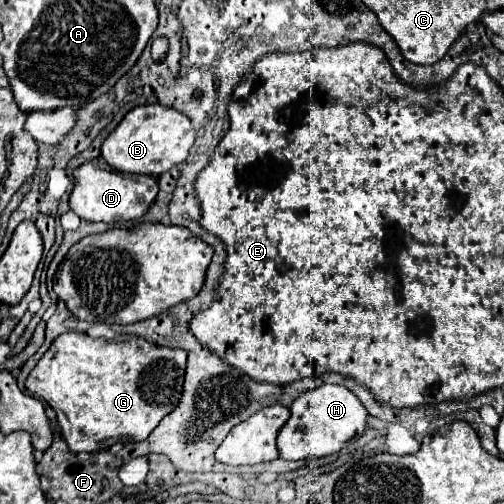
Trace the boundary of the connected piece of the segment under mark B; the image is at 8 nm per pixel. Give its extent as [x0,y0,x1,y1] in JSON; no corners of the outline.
[101,103,195,177]

